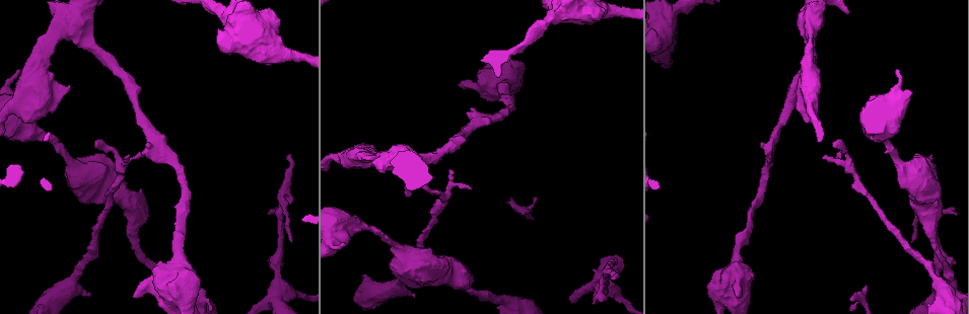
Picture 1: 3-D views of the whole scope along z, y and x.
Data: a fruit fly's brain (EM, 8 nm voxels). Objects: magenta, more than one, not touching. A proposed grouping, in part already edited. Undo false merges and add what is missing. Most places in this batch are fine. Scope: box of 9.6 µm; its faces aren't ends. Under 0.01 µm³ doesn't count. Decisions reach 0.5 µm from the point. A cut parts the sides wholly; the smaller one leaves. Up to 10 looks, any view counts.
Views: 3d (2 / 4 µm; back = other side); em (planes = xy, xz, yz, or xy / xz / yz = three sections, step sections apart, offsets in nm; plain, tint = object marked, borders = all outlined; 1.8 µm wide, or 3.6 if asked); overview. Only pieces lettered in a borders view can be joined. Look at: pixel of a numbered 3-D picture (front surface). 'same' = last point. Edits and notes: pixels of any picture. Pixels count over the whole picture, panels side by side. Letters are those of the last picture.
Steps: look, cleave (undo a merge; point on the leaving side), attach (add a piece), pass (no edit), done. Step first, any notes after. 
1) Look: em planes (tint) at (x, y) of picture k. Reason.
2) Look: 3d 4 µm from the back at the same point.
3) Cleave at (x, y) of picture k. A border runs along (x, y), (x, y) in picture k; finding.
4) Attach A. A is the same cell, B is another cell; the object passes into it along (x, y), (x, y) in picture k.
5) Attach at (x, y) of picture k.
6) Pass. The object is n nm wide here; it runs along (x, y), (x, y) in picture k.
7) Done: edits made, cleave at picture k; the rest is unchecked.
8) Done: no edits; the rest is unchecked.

Look: 3d 4 µm at (90, 295) of picture 1. Free end.

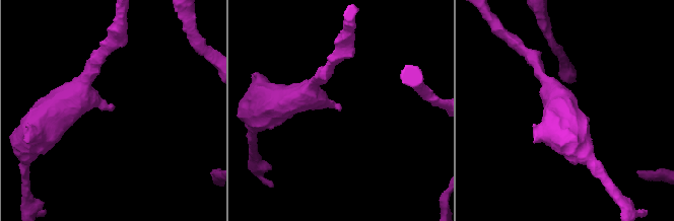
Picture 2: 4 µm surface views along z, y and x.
Look: em xz step 4 (borders) at (340, 109) of picture 2.

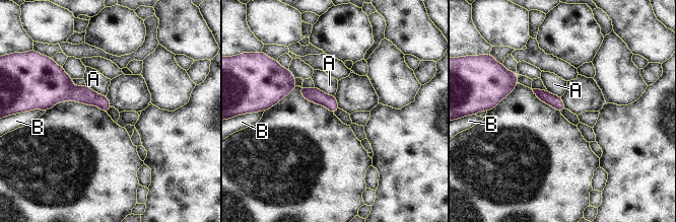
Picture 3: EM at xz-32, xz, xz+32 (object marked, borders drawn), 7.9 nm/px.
Pass. A and B are other cells; it runs along (275, 98), (297, 85), (335, 107) in picture 3; no lettered piece goes on from it.

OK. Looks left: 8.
Look: 3d 2 µm from the back at (67, 87) of picture 1.

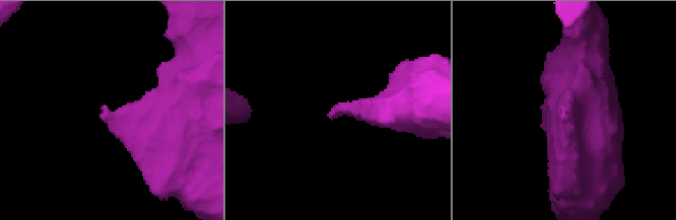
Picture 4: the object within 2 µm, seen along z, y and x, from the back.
Look: em yz step 16 (tint) at (106, 109) of picture 4.

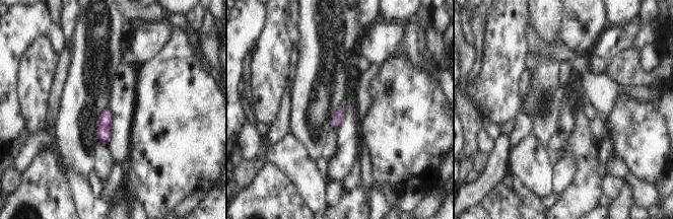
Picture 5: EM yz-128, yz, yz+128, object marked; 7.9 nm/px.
Look: em planes (borders) at the same point. Cut it another way.

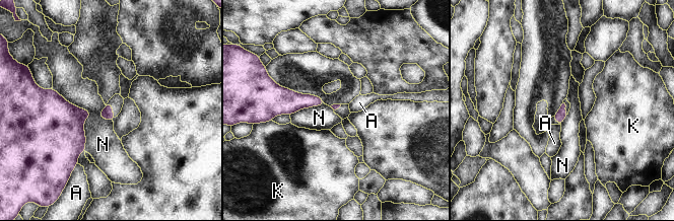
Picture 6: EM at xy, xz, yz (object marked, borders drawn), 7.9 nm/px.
Pass. A, K and N are other cells; a border runs along (52, 87), (91, 114), (85, 151) in picture 6; no lettered piece goes on from it.

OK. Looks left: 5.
Look: em planes (borders) at (896, 72) of picture 1. Free end.

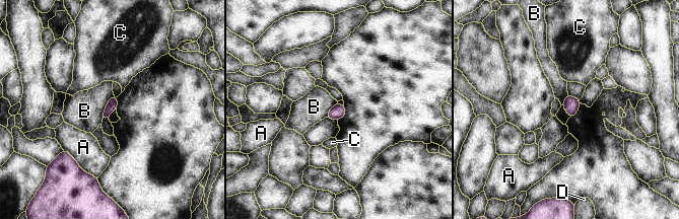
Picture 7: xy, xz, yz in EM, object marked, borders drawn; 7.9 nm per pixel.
Pass. A, B, C and D are other cells; a border runs along (114, 95), (110, 98), (103, 117) in picture 7; no lettered piece goes on from it.

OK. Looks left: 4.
Look: em planes (borders) at (410, 194) of picture 1.

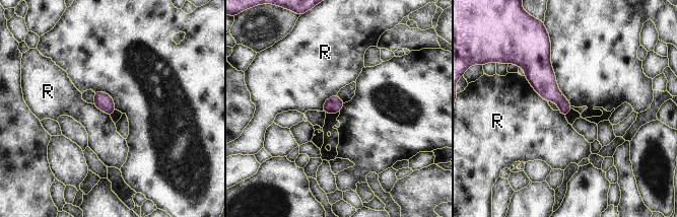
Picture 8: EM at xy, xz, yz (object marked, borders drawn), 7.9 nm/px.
Pass. R is another cell; a border runs along (524, 75), (530, 85), (547, 101) in picture 8; none of them fits.

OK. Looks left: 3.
Done: no edits; the rest is unchecked.

